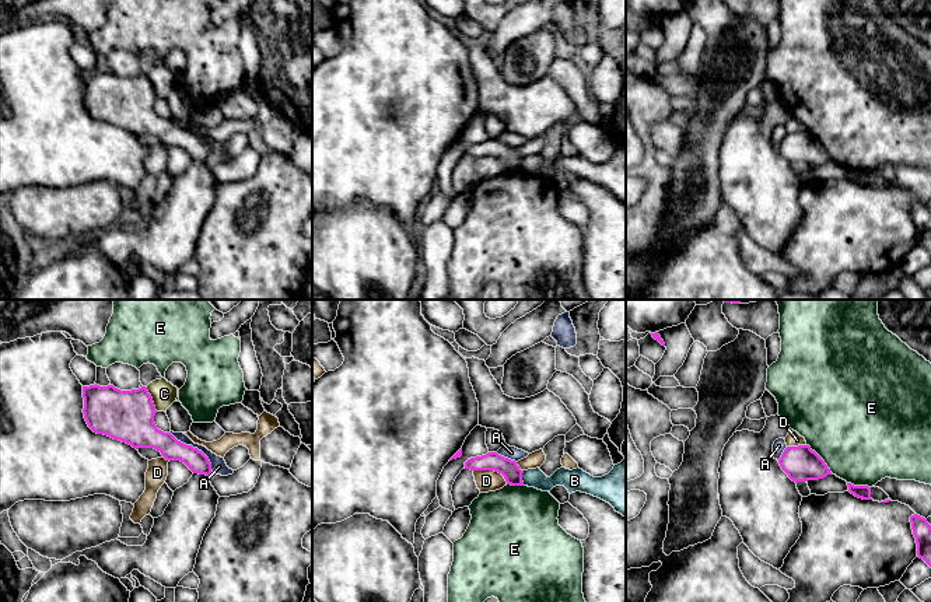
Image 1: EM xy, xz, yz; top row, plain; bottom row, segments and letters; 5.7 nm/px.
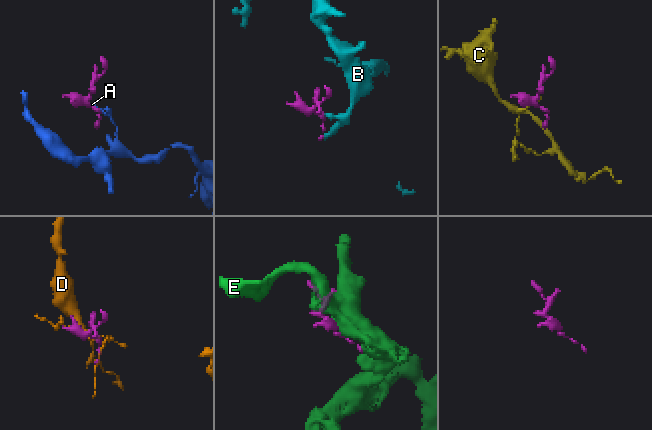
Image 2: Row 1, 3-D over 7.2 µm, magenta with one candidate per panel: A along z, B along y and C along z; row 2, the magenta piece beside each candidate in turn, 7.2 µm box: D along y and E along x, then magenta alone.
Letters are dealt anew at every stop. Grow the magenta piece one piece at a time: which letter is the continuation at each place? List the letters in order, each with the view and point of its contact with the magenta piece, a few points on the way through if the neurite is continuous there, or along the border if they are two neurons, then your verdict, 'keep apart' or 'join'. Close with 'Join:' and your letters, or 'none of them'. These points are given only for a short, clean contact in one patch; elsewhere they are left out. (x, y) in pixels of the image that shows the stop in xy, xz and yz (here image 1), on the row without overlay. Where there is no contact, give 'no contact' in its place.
A: xy (196, 135) | along xy (170, 119), (178, 126), (196, 133), (207, 144), (213, 160) | keep apart
B: xz (521, 164) | along xz (524, 157), (522, 171) | keep apart
C: xy (151, 86) | along xy (144, 73), (157, 97) | keep apart
D: xz (492, 156) | along xz (473, 156), (497, 157), (507, 170) | keep apart
E: yz (821, 144) | keep apart
Join: none of them

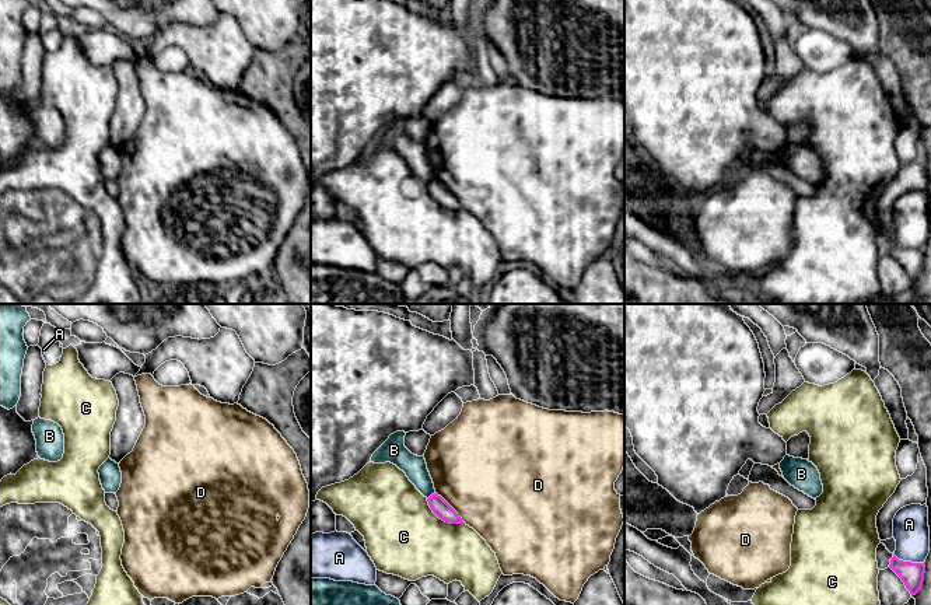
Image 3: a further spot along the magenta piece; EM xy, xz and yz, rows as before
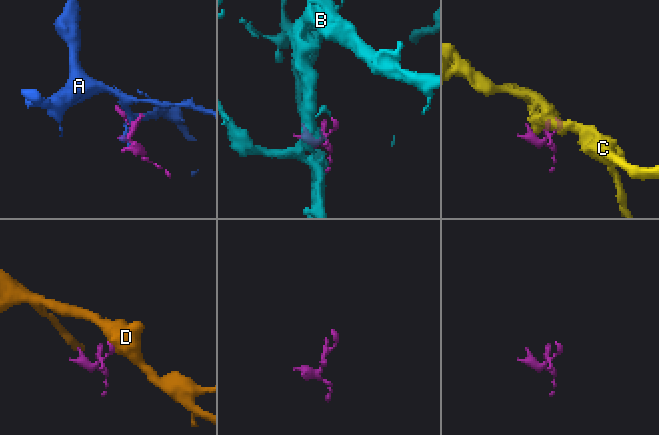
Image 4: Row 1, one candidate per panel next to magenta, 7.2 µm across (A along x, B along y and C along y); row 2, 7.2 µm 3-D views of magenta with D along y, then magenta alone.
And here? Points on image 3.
A: yz (909, 248) | keep apart
B: xz (430, 182) | along xz (434, 178), (427, 185) | keep apart
C: xz (443, 206) | keep apart
D: xz (451, 193) | keep apart
Join: none of them

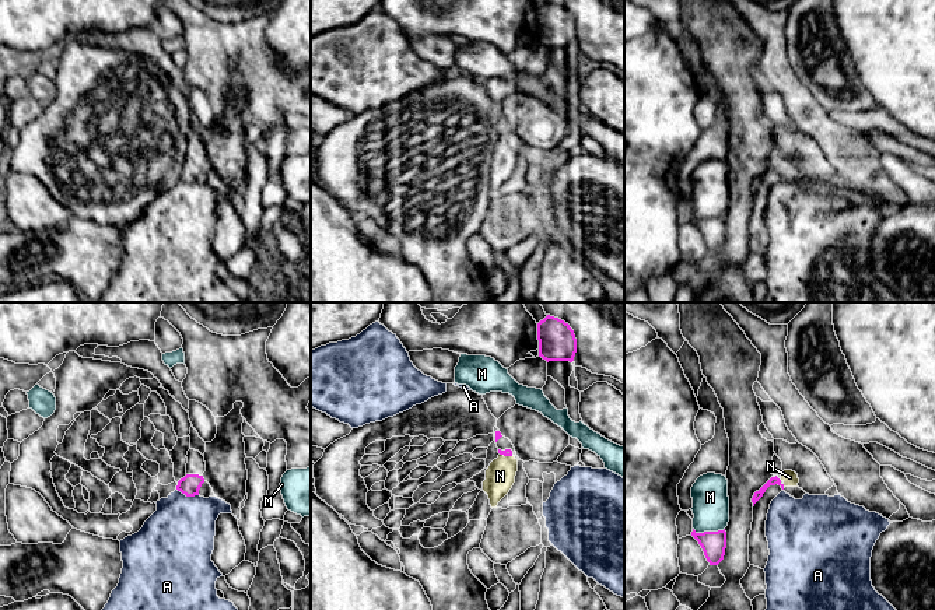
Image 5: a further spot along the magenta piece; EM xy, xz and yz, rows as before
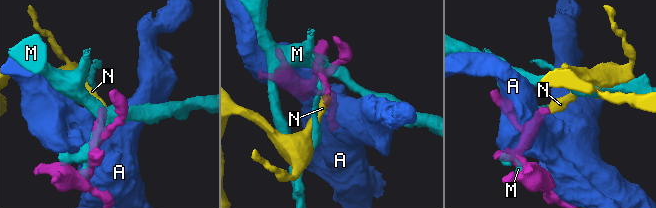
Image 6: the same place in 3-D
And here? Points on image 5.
A: xy (188, 182) | keep apart
M: yz (708, 218) | keep apart
N: xz (505, 142) | across xz (507, 139), (505, 142), (505, 153), (500, 162) | join
Join: N

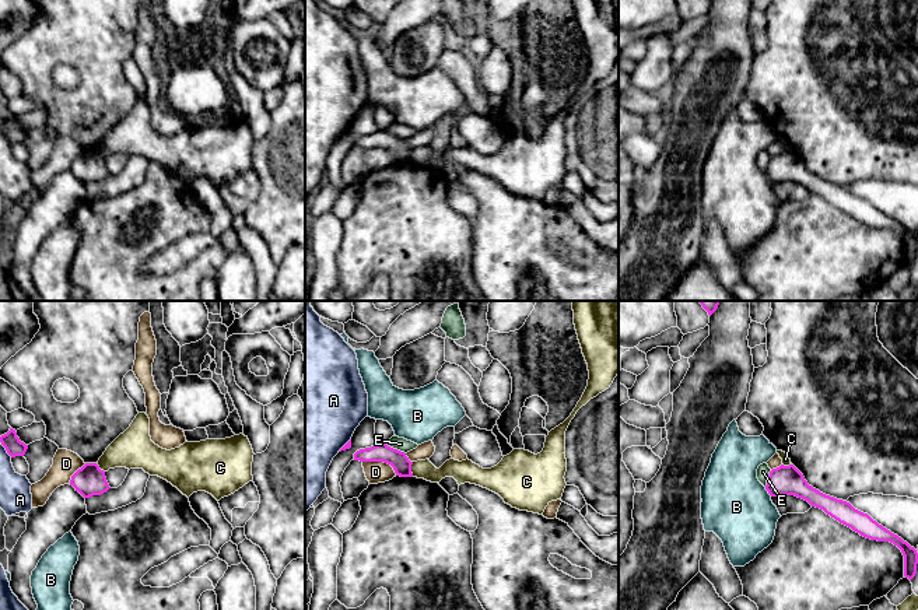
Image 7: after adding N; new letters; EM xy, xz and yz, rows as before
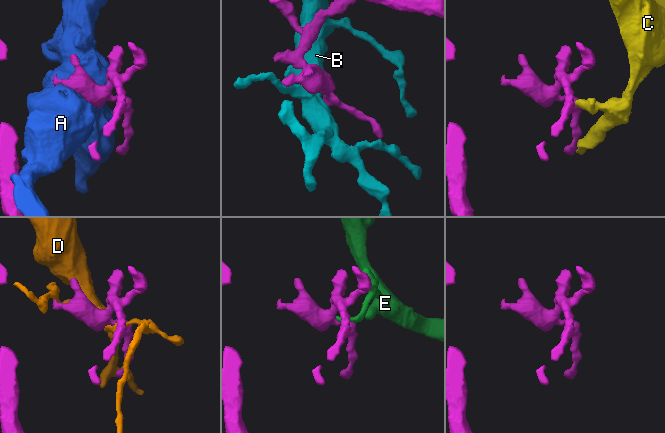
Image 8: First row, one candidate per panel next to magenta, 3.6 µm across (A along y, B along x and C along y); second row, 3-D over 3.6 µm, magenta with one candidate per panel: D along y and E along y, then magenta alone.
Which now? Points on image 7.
A: xy (6, 136) | keep apart
B: yz (767, 176) | keep apart
C: xz (410, 155) | along xz (413, 149), (412, 162) | keep apart
D: xz (381, 147) | keep apart
E: xz (395, 136) | along xz (385, 130), (405, 140) | keep apart
Join: none of them

